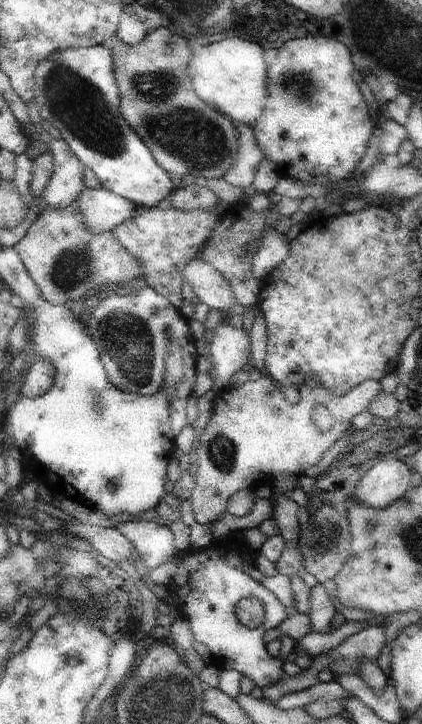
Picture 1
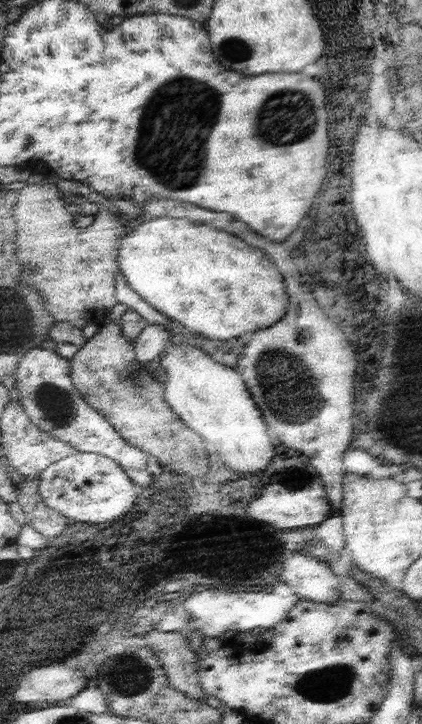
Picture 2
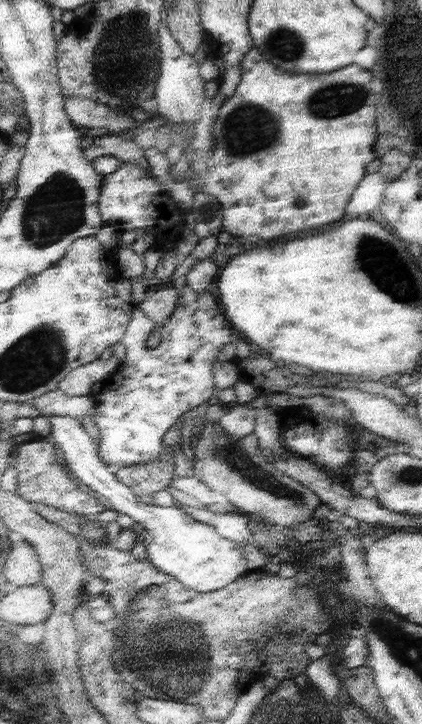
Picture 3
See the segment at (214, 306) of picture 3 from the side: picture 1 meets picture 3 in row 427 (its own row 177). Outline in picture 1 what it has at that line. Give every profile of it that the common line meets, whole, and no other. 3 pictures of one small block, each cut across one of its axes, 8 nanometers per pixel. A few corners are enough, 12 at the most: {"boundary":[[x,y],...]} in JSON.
{"boundary":[[111,48],[57,51],[35,101],[105,189],[176,188],[121,112]]}

